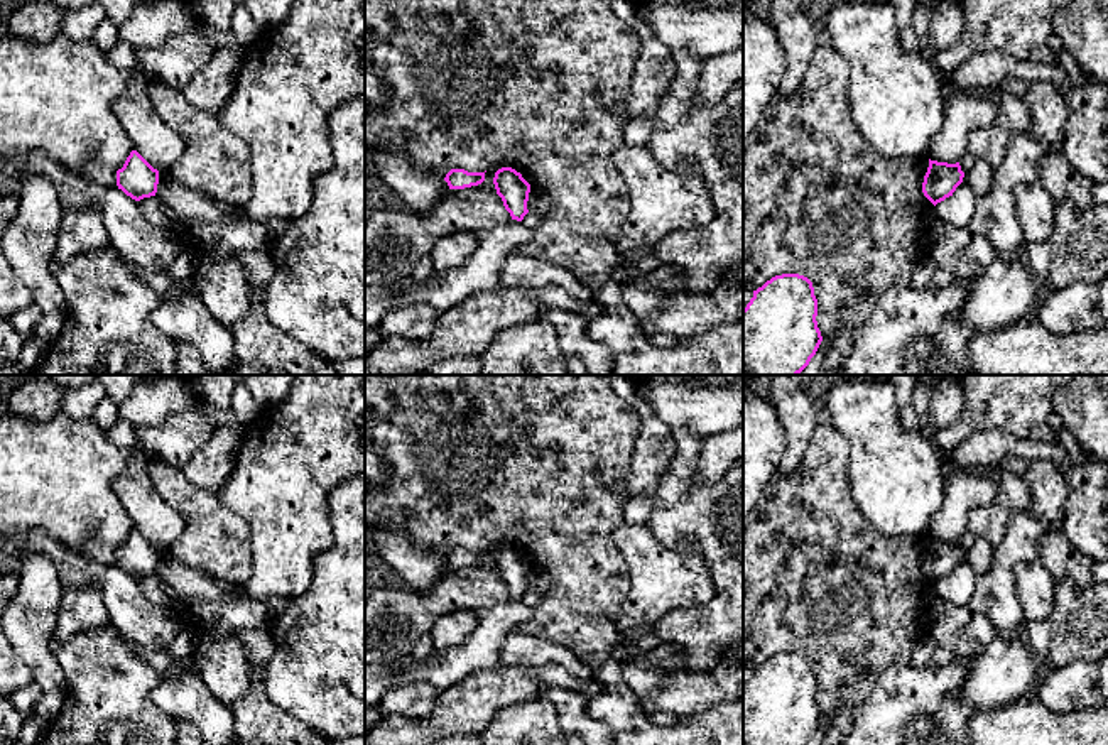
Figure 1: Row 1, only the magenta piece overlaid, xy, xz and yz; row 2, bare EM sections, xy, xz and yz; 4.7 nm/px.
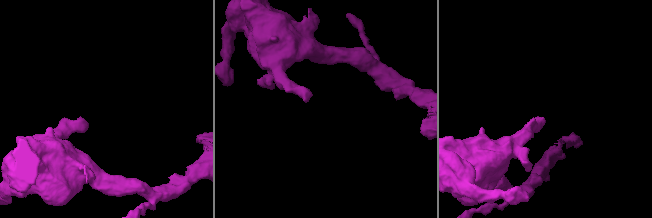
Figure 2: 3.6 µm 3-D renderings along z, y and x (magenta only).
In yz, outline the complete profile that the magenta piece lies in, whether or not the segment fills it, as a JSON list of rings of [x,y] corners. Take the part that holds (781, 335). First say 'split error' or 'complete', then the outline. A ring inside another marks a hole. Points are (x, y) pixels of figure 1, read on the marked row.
complete; [[[775,275],[753,291],[743,309],[743,375],[799,375],[823,341],[816,316],[814,287],[804,275]]]

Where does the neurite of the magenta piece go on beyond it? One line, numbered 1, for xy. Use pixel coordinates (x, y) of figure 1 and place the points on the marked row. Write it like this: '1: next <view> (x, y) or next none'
1: next none

